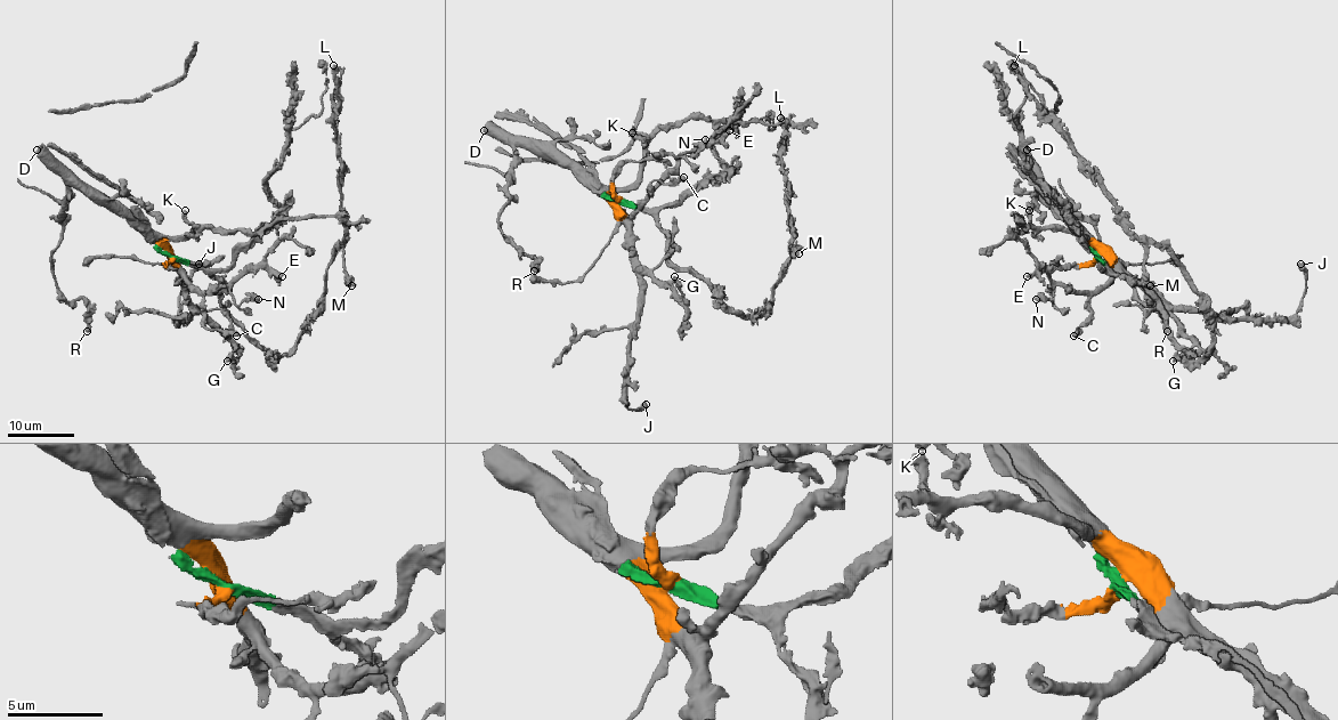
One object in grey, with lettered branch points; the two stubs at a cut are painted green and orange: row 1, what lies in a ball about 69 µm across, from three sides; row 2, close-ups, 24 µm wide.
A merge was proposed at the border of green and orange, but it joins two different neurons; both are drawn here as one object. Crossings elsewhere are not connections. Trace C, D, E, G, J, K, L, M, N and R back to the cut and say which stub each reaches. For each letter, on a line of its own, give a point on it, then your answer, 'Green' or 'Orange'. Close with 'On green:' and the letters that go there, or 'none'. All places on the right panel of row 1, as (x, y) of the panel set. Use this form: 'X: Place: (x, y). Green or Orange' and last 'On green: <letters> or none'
C: Place: (1073, 336). Orange
D: Place: (1027, 150). Orange
E: Place: (1027, 276). Orange
G: Place: (1173, 361). Orange
J: Place: (1300, 264). Orange
K: Place: (1029, 210). Orange
L: Place: (1014, 65). Green
M: Place: (1150, 285). Green
N: Place: (1036, 299). Orange
R: Place: (1167, 331). Orange
On green: L, M

